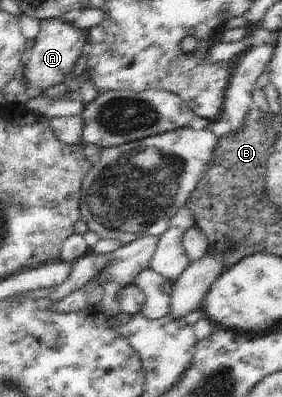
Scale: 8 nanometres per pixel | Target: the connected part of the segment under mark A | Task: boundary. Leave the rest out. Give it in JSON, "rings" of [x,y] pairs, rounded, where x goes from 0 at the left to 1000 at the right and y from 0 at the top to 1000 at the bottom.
{"rings":[[[245,40],[163,48],[138,88],[128,93],[128,111],[106,126],[106,151],[92,166],[96,244],[128,237],[152,237],[163,227],[184,227],[209,212],[234,209],[234,196],[291,146],[291,136],[312,123],[316,76],[255,65],[245,58]]]}

